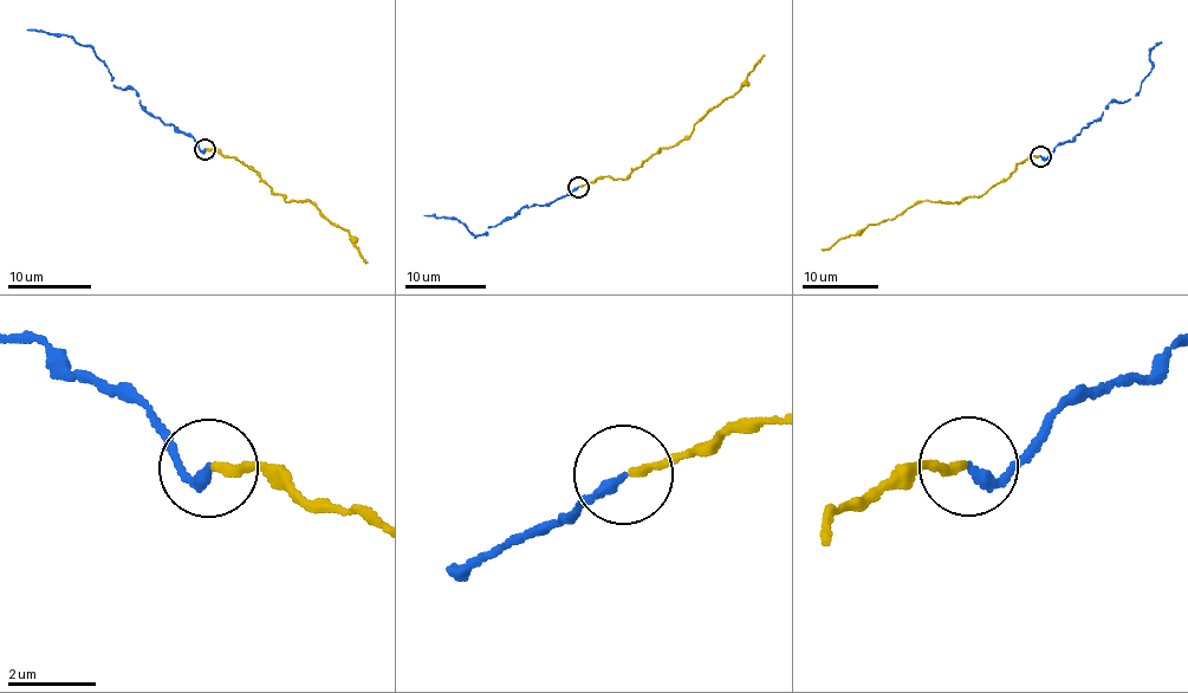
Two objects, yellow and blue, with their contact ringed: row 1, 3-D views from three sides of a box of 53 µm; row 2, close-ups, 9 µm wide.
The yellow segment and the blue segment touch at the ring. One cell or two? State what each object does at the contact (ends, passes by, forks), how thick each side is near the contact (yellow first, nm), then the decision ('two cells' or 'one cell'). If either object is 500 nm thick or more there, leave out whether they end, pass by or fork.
yellow ends; blue ends; calibres 170 and 240 nm; one cell

